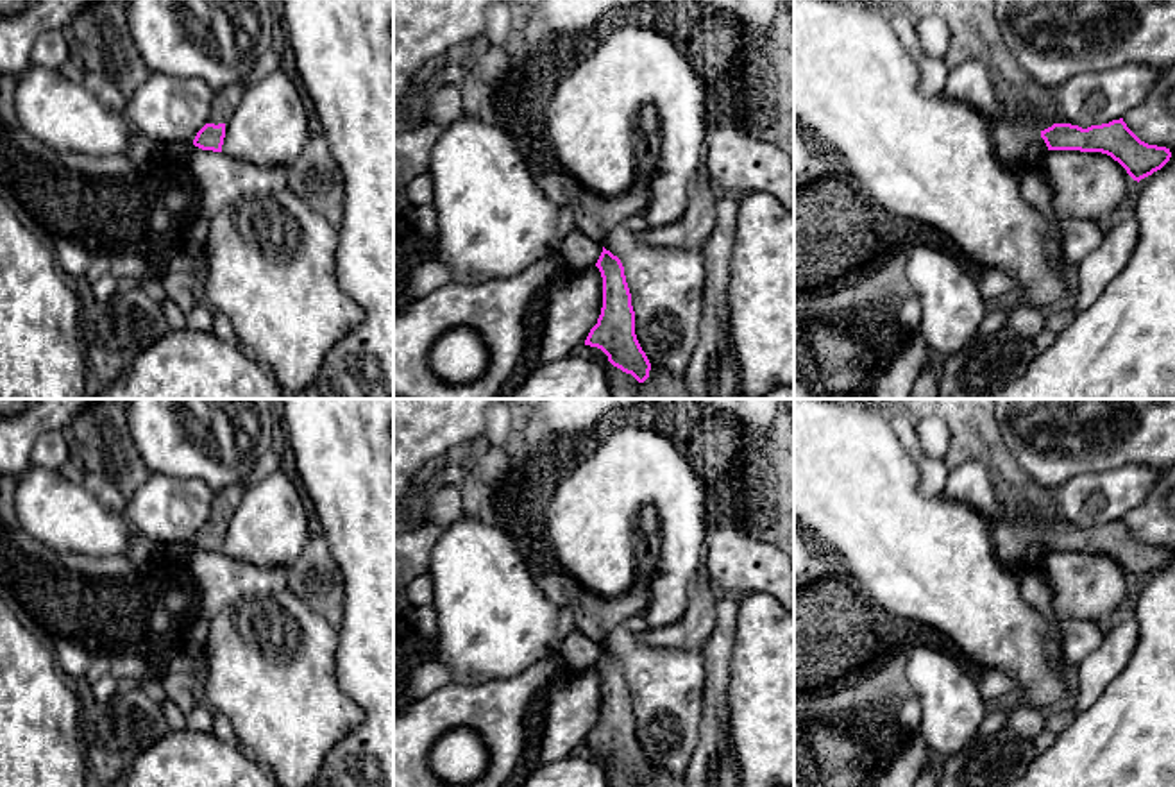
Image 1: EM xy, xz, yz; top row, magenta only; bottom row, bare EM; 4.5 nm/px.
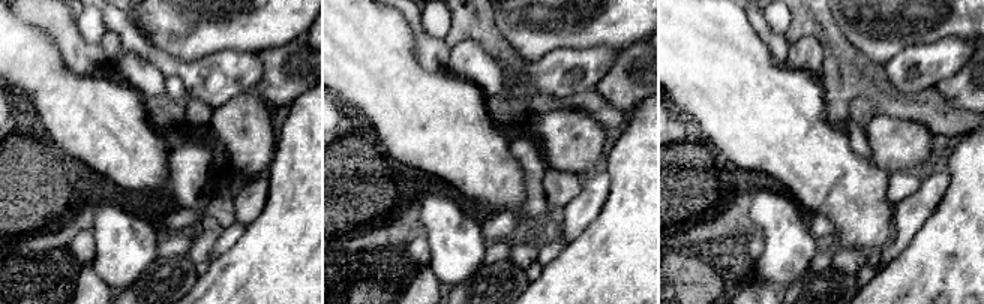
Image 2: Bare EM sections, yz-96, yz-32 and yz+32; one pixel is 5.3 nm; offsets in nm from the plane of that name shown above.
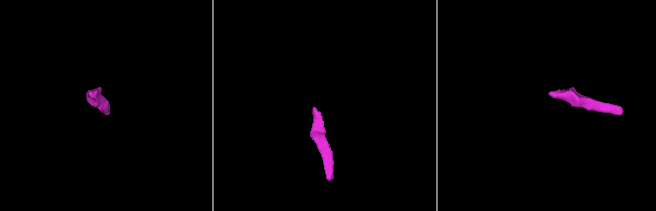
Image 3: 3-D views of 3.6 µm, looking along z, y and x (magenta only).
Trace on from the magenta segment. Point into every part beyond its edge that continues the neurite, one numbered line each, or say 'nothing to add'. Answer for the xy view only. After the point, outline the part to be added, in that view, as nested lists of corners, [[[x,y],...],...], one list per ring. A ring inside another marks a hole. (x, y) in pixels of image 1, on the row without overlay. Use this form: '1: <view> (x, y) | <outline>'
1: xy (226, 501) | [[[243,481],[227,485],[222,490],[215,492],[211,524],[227,524],[234,515],[236,508],[240,506],[243,492]]]

